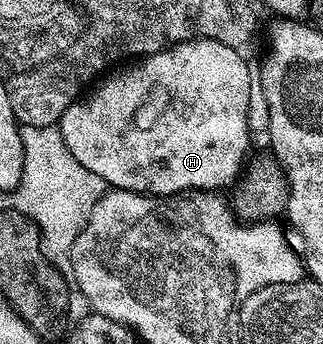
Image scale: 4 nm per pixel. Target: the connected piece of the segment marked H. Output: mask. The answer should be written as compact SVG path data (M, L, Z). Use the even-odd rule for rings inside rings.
M189 39L186 43L176 43L175 46L166 47L159 53L144 56L140 61L129 65L134 67L129 67L126 71L117 71L114 75L106 74L92 88L94 91L90 99L88 97L78 99L63 113L59 130L67 149L71 149L71 157L75 157L75 161L79 161L83 169L91 169L91 173L103 177L106 185L119 191L138 191L140 195L179 195L183 191L194 189L202 191L225 189L221 187L227 186L229 182L232 184L242 174L243 164L250 154L249 102L252 101L253 95L255 99L255 75L254 72L253 75L249 72L249 67L241 54L238 48L228 47L214 39Z

